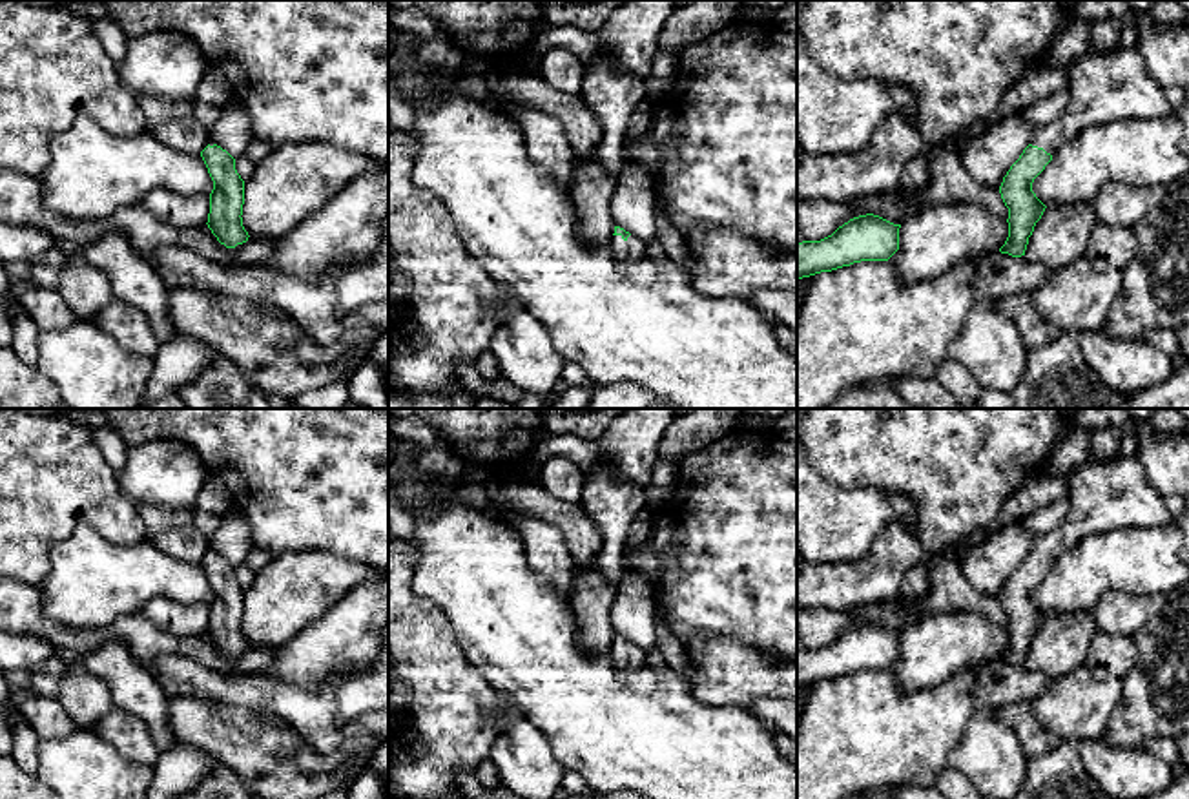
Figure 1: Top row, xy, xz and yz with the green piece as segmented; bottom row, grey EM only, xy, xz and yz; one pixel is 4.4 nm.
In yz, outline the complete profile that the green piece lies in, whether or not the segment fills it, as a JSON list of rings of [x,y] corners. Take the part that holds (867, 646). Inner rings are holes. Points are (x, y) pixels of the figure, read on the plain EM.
[[[866,622],[821,649],[797,651],[797,690],[861,669],[888,669],[899,659],[899,637],[901,633]]]

